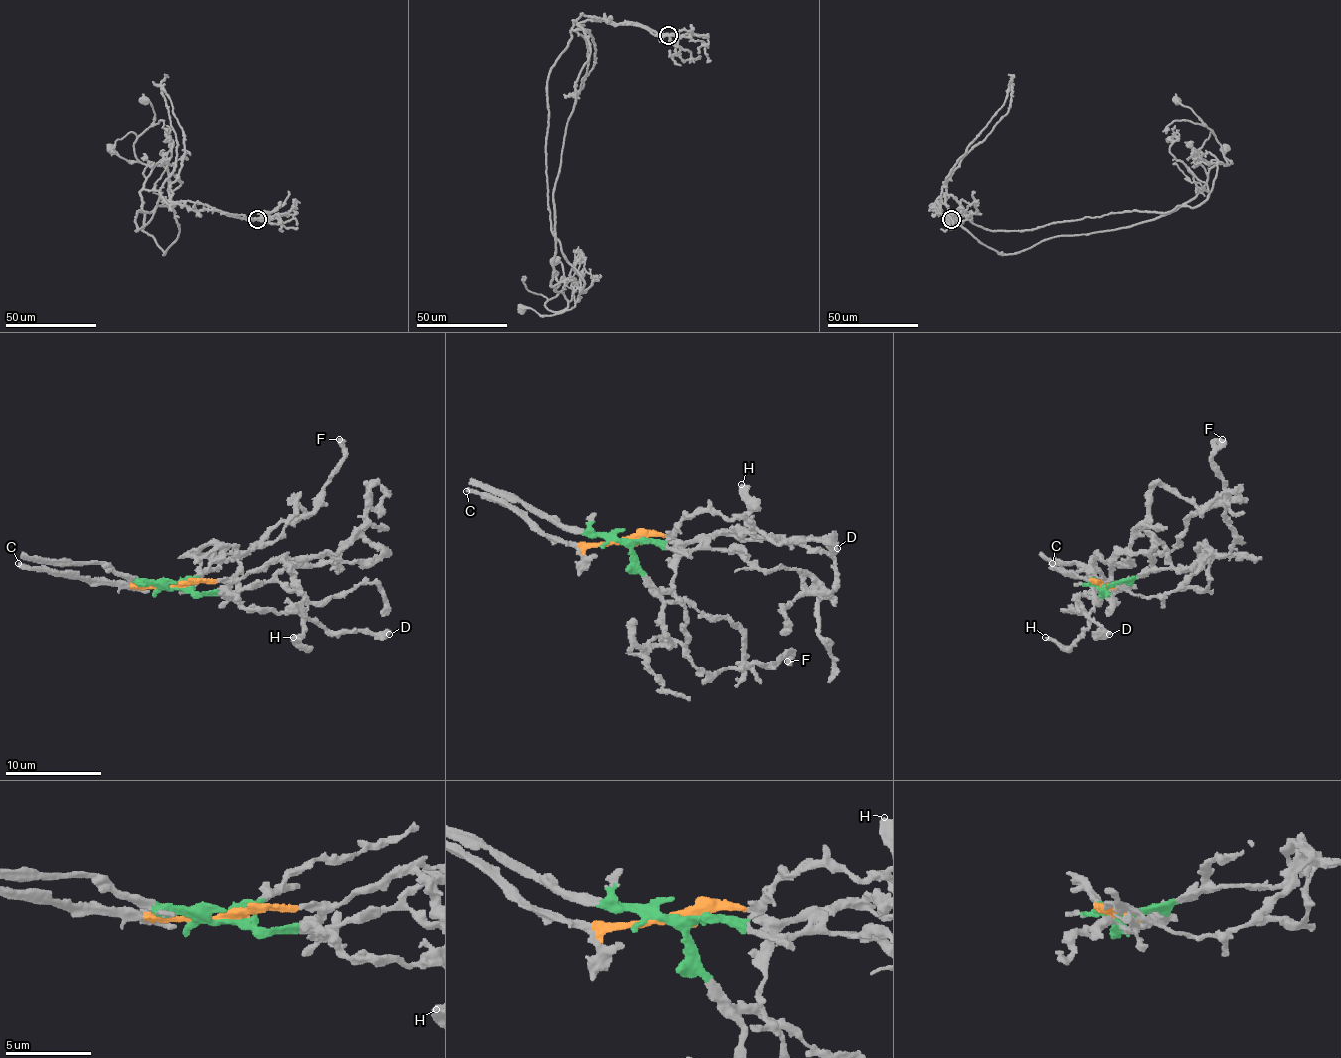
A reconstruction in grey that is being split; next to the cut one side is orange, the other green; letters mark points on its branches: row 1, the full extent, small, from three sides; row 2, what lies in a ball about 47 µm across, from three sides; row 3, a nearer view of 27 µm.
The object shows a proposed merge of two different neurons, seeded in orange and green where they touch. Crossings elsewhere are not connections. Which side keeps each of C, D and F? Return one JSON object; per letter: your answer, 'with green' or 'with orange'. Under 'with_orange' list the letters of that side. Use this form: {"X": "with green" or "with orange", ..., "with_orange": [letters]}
{"C": "with orange", "D": "with green", "F": "with orange", "with_orange": ["C", "F"]}

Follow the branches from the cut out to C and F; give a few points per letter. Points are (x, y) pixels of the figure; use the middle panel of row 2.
C: (623, 541), (562, 544), (538, 534), (512, 510), (466, 491)
F: (623, 541), (671, 539), (673, 597), (681, 606), (685, 647), (700, 669), (772, 664), (792, 652), (787, 662)

